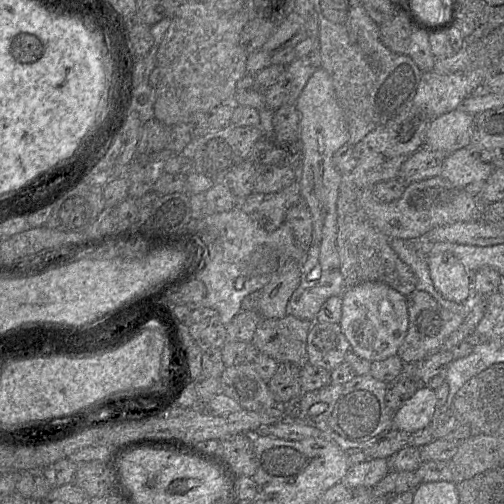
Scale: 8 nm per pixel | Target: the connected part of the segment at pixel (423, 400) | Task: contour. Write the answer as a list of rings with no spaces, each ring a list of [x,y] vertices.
[[[419,386],[415,394],[393,414],[392,429],[414,433],[427,428],[436,414],[436,391],[426,386]]]

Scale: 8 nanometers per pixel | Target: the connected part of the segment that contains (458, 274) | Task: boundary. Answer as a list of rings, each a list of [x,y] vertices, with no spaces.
[[[439,252],[426,257],[436,290],[447,300],[463,303],[472,299],[472,281],[463,264],[451,253]]]

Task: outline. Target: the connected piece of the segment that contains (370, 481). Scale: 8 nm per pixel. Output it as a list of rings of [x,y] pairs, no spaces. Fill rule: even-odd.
[[[369,459],[351,465],[342,482],[349,488],[373,488],[390,471],[388,459]]]

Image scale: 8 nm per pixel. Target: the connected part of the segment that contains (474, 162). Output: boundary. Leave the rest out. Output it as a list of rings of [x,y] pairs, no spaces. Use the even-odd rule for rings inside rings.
[[[462,148],[447,155],[441,177],[473,196],[481,196],[488,177],[495,168],[472,149]]]

